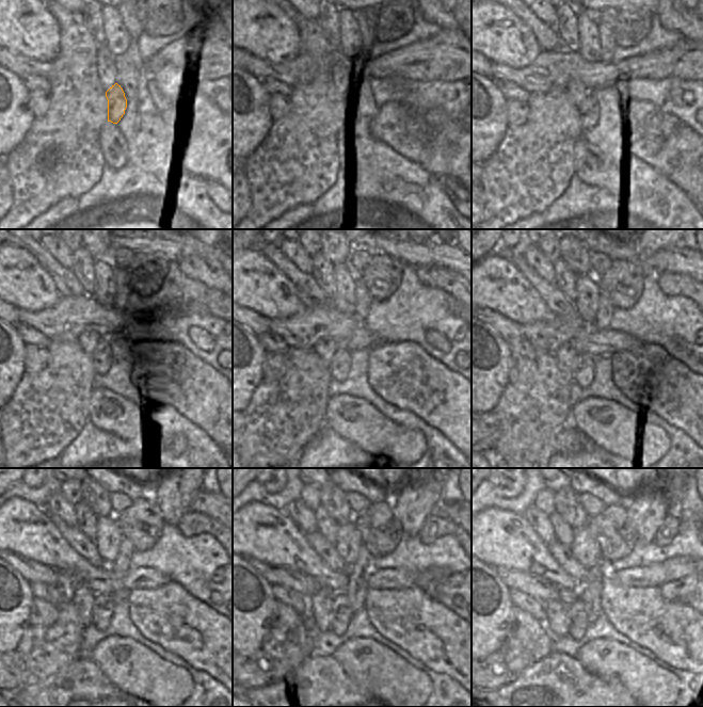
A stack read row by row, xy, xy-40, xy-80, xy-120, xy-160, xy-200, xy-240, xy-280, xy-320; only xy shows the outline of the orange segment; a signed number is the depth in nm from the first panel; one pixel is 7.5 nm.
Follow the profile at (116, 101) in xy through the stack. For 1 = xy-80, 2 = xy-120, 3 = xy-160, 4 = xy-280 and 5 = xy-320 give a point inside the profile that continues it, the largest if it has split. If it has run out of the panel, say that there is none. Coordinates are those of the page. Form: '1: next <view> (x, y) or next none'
1: next xy-80 (589, 109)
2: next xy-120 (101, 356)
3: next xy-160 (340, 364)
4: next xy-280 (340, 613)
5: next xy-320 (577, 620)

